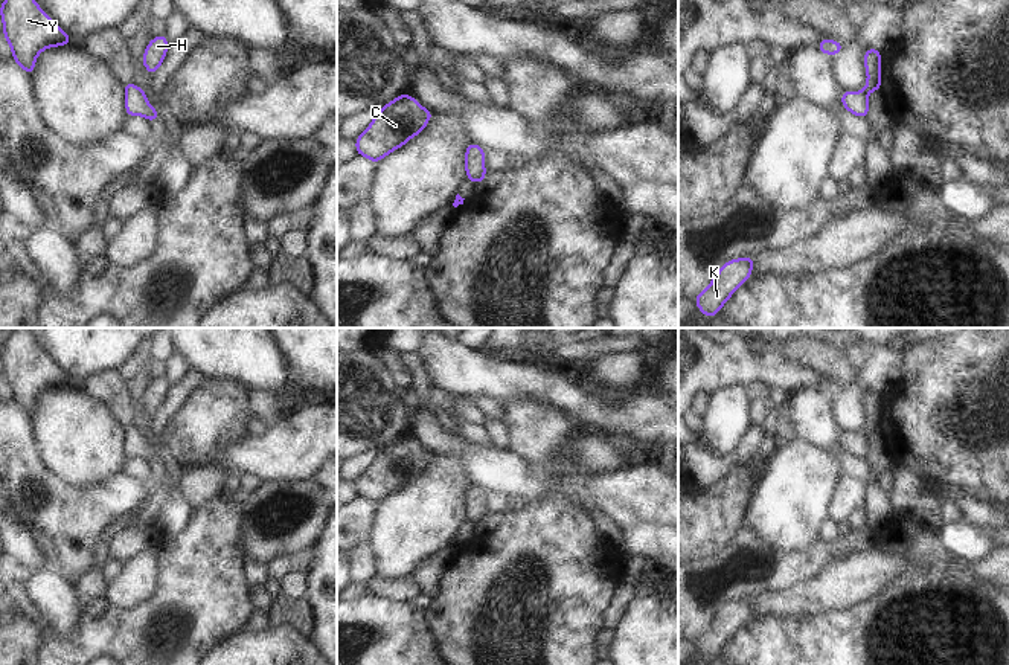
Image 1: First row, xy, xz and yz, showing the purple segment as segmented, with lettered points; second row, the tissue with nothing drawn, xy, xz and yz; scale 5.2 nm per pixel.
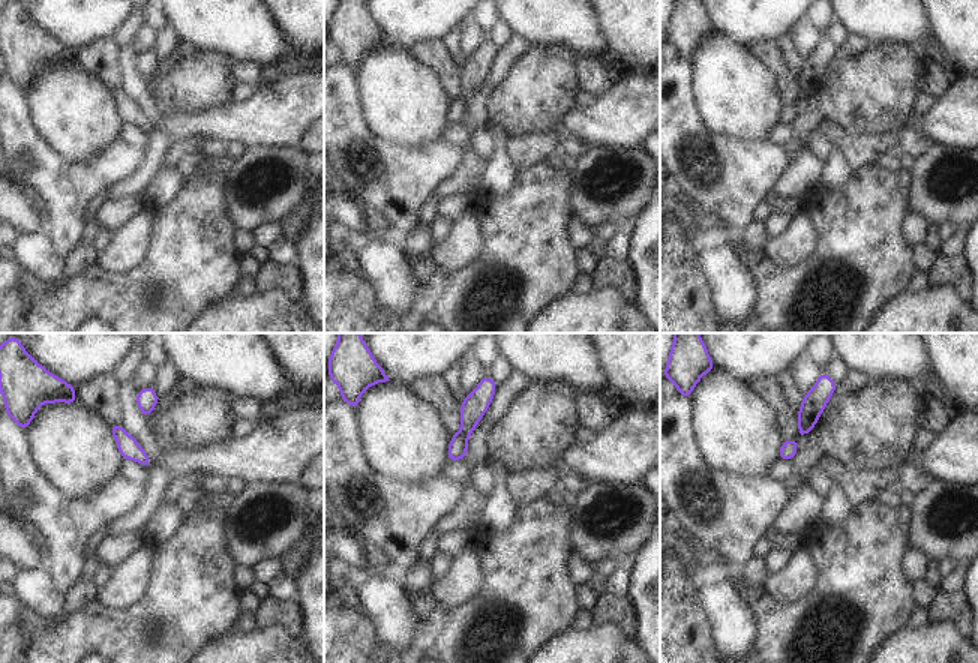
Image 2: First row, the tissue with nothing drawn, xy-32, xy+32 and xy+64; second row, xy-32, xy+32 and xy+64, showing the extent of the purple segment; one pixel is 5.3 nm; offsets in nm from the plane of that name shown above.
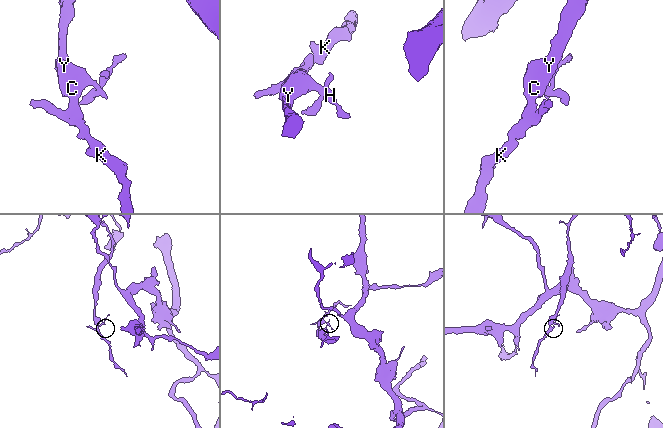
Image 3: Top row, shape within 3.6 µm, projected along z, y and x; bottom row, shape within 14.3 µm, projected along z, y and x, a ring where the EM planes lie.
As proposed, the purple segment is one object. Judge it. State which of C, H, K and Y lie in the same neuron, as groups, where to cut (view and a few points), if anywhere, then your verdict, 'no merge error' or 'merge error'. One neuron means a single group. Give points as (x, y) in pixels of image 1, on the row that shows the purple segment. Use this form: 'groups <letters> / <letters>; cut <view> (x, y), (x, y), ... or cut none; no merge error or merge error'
groups C K Y / H; cut yz (861, 90), (866, 95); merge error

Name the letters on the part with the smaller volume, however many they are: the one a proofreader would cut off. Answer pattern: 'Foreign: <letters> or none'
Foreign: H

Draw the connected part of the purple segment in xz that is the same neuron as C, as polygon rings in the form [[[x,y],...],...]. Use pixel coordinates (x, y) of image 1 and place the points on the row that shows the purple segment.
[[[408,93],[380,108],[369,127],[355,139],[357,156],[373,163],[421,134],[433,116]]]

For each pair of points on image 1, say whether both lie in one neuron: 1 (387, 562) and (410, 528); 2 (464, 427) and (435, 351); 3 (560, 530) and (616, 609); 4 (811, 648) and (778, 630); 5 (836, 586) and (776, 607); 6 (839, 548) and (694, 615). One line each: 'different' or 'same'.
1: same
2: different
3: different
4: same
5: same
6: same

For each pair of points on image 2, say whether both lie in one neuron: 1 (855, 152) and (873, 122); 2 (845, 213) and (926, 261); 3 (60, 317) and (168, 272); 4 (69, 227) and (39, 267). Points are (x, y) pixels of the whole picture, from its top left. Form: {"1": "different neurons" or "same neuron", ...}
{"1": "different neurons", "2": "different neurons", "3": "same neuron", "4": "different neurons"}

